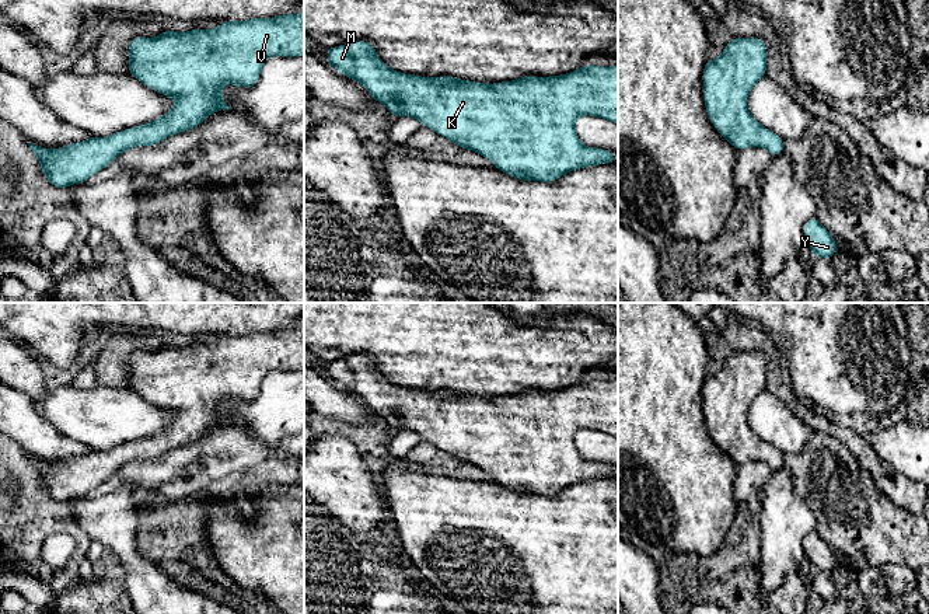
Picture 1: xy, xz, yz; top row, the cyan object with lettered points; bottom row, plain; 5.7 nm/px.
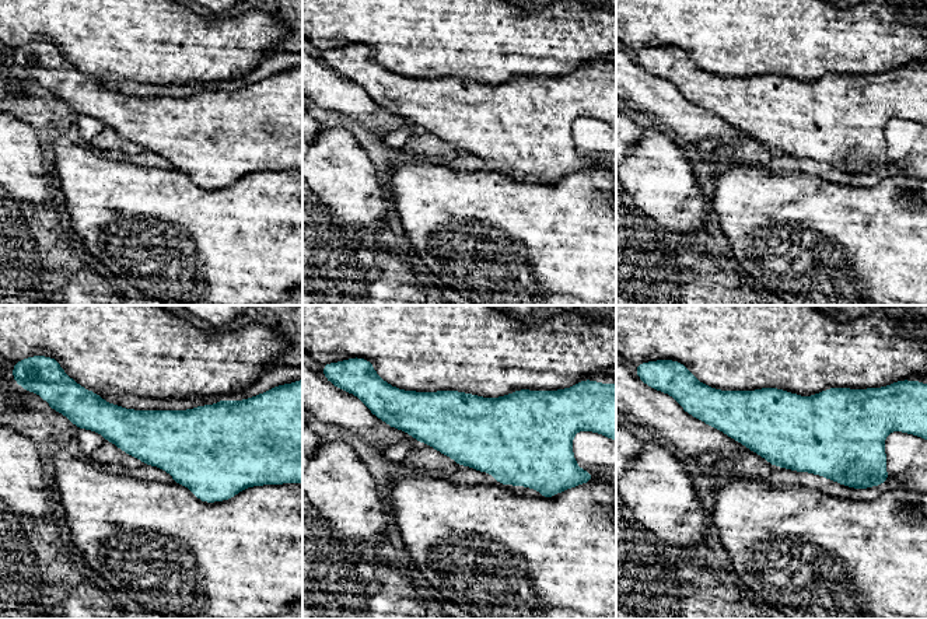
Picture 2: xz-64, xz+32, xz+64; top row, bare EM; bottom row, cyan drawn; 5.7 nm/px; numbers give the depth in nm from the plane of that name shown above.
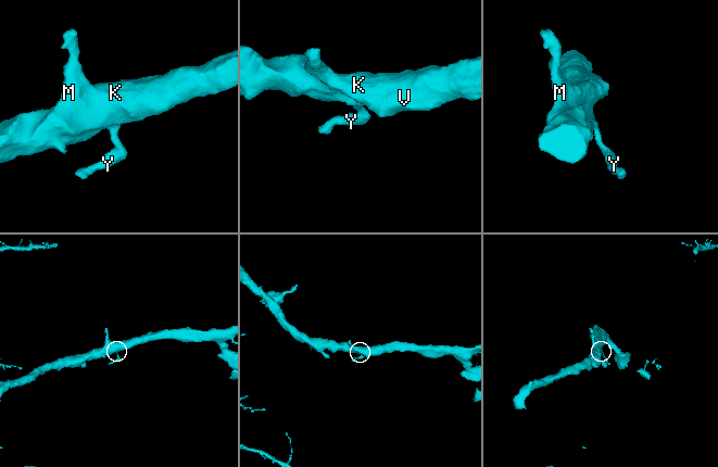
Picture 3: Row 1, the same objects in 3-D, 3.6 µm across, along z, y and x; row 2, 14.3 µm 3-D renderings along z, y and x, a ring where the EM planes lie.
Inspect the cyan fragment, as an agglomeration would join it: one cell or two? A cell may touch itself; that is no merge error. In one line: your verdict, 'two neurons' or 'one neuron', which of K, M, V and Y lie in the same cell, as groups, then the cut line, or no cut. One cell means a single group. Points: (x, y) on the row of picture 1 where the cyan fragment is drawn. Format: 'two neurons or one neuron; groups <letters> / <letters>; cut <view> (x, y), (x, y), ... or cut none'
one neuron; groups K M V Y; cut none

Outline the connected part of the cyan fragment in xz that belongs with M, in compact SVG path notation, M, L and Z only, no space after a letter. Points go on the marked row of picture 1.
M369 41L328 48L326 60L340 74L360 83L391 115L418 119L458 149L489 158L495 168L521 181L553 182L566 172L615 161L612 151L584 146L576 133L576 122L589 115L618 125L618 64L589 64L567 74L489 84L397 71L378 57Z

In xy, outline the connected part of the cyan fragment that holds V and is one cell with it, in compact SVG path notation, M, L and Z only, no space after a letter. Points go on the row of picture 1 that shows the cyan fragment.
M304 11L270 18L248 18L245 21L224 21L213 29L191 29L146 38L136 36L128 46L129 76L133 76L150 90L174 100L174 107L161 118L119 130L106 137L90 136L84 142L59 149L45 149L28 143L36 156L43 177L56 188L69 188L87 181L91 175L108 167L118 156L137 146L156 146L164 139L195 129L209 115L231 109L223 100L223 87L254 87L262 66L272 56L304 56Z

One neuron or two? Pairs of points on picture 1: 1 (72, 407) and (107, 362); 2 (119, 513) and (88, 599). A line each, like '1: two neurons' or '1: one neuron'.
1: two neurons
2: two neurons

